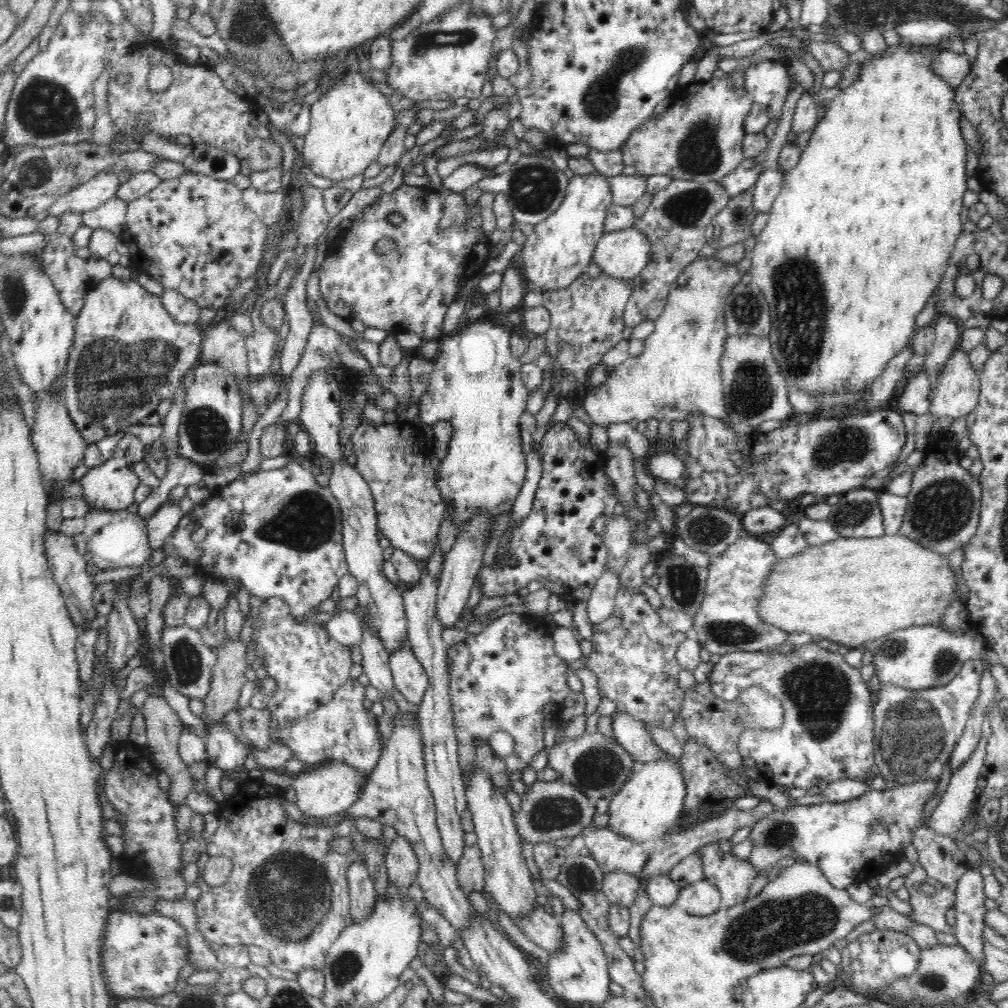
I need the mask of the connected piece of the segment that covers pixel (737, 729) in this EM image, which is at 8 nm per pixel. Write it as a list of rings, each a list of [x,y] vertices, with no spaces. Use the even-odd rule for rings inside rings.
[[[696,684],[686,691],[686,700],[682,702],[679,715],[682,716],[689,736],[698,743],[712,749],[716,759],[740,774],[743,772],[743,758],[738,750],[739,736],[742,732],[753,729],[775,729],[783,723],[783,709],[780,701],[758,686],[744,690],[736,700],[721,700],[712,692],[711,684]]]

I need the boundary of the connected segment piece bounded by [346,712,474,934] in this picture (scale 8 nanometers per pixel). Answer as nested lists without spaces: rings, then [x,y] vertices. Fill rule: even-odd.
[[[398,713],[394,719],[394,728],[385,744],[381,758],[372,773],[366,778],[363,793],[346,814],[348,818],[361,816],[380,820],[383,825],[392,826],[398,835],[408,839],[418,857],[416,882],[421,886],[423,898],[438,910],[457,934],[469,927],[469,920],[474,917],[467,893],[458,884],[457,865],[447,857],[441,834],[436,824],[435,800],[430,792],[423,756],[423,737],[418,731],[419,715]]]

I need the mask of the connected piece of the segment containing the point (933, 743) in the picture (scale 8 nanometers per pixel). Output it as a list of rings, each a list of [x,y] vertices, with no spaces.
[[[980,659],[968,660],[960,673],[945,686],[925,690],[902,689],[892,684],[884,684],[874,694],[876,702],[873,706],[875,765],[886,781],[894,781],[898,786],[913,784],[915,781],[939,779],[943,773],[944,764],[949,762],[952,751],[970,717],[974,704],[980,696],[980,680],[984,673],[983,662]]]

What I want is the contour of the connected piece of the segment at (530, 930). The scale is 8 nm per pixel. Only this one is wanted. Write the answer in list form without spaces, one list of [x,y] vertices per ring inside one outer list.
[[[540,907],[530,916],[520,917],[515,924],[529,940],[547,950],[548,954],[561,949],[563,930],[560,916],[548,914]]]

